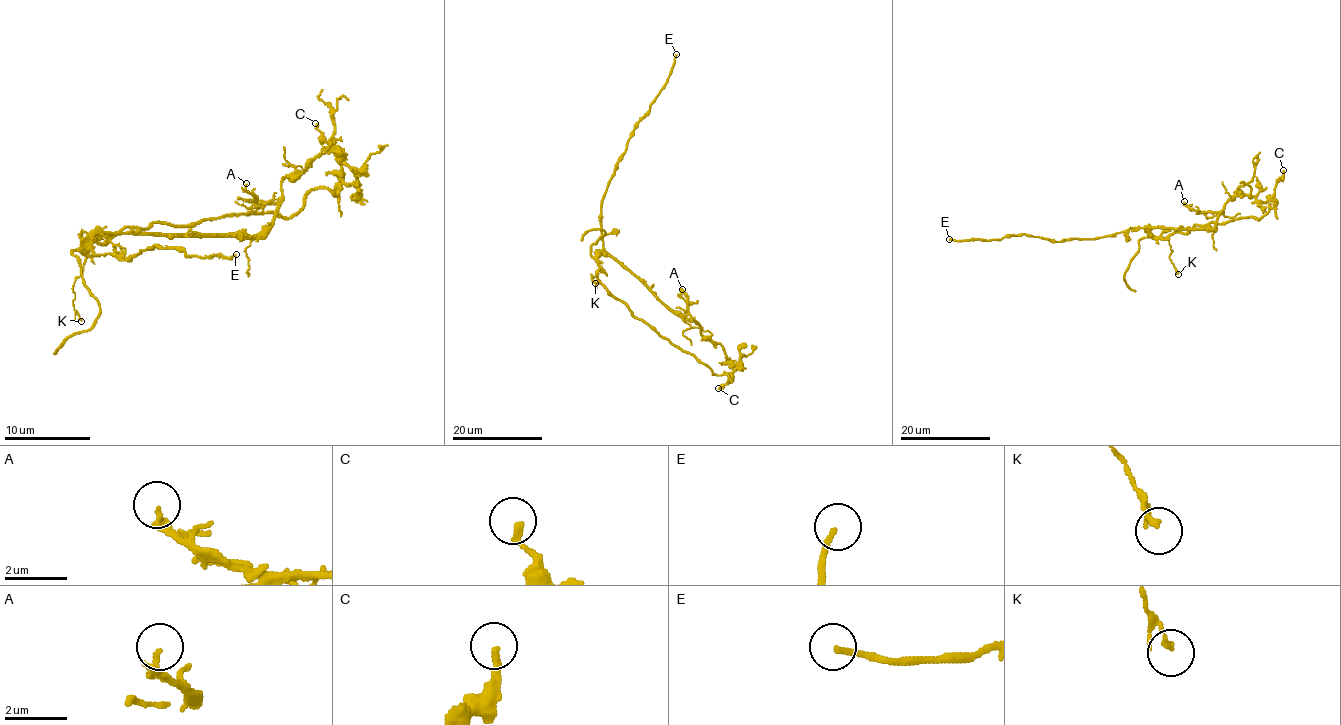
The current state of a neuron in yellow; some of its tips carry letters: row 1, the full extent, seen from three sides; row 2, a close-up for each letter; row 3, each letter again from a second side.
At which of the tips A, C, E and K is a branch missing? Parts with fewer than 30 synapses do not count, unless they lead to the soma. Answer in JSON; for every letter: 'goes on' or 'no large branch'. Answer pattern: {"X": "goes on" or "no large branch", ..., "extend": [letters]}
{"A": "no large branch", "C": "no large branch", "E": "no large branch", "K": "no large branch", "extend": []}

